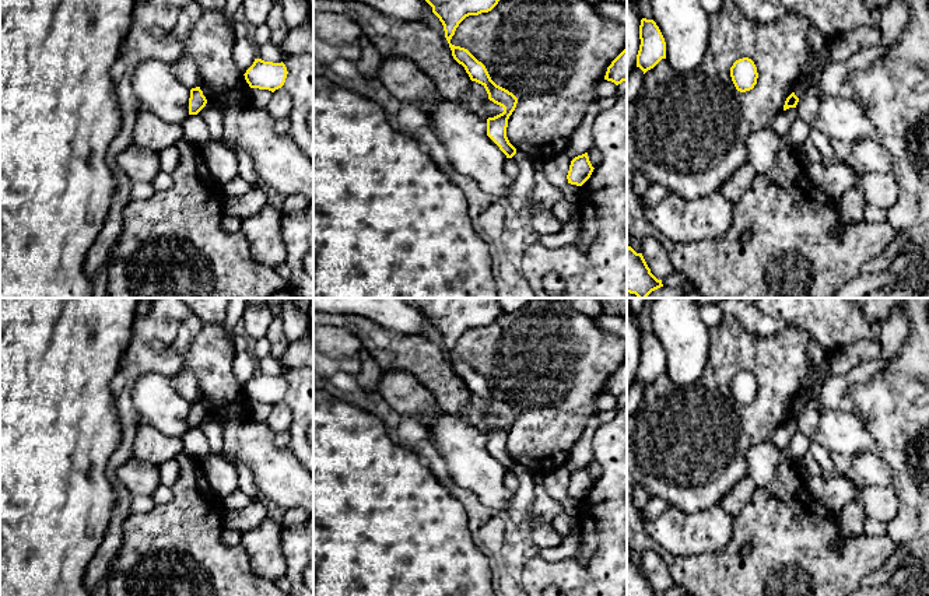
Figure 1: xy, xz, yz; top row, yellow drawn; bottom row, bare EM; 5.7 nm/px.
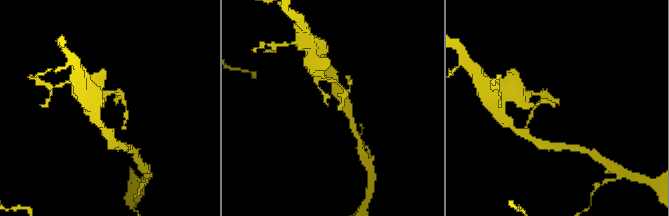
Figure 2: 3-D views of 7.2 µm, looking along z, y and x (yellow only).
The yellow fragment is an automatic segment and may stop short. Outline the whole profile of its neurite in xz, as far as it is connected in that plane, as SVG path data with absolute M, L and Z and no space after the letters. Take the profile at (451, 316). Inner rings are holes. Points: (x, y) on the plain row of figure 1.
M416 298L416 301L442 336L453 372L464 381L471 395L485 402L490 414L504 421L502 427L487 432L487 449L506 471L516 476L519 484L511 502L511 515L516 522L526 520L533 513L537 477L518 464L506 450L508 432L516 421L518 411L497 399L485 379L467 362L451 357L456 341L466 330L491 325L504 309L497 298Z

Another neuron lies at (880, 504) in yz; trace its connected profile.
M859 487L855 499L862 505L866 518L884 523L897 516L901 505L890 487Z

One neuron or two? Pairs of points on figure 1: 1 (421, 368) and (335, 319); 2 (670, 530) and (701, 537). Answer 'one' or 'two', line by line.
1: one
2: one

